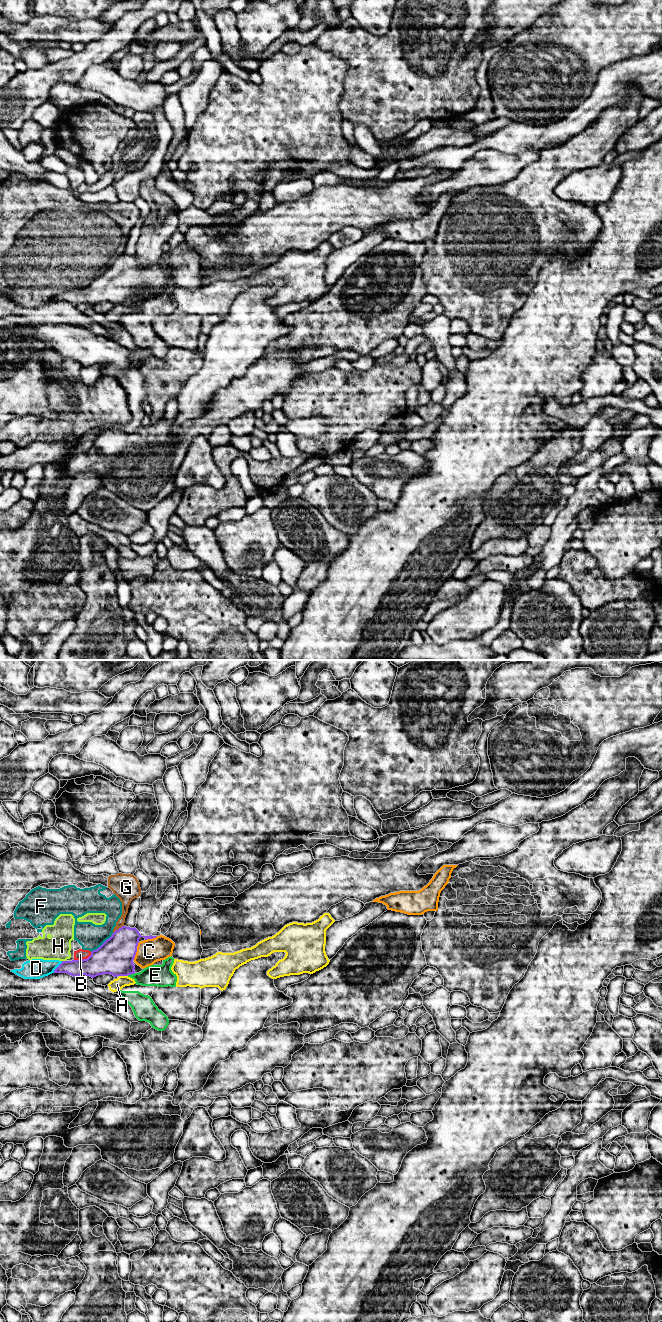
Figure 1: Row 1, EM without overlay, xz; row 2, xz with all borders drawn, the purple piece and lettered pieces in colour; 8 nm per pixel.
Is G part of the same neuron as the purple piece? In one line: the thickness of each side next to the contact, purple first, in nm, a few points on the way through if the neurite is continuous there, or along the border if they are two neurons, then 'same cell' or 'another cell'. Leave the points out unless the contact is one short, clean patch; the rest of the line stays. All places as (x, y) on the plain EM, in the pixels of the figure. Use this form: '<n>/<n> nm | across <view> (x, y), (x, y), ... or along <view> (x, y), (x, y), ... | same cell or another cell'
300/90 nm | along xz (123, 253), (113, 261) | another cell

